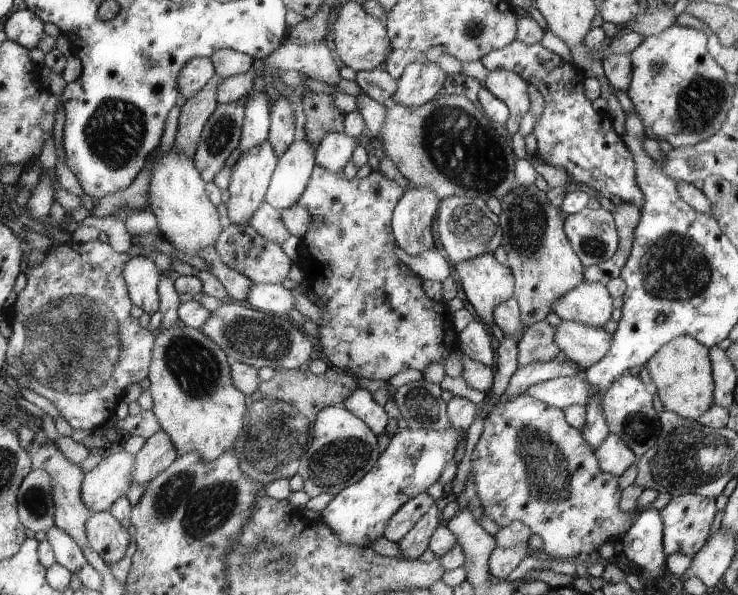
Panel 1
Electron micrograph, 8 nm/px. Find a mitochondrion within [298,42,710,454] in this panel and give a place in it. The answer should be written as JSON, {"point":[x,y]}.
{"point":[461,147]}

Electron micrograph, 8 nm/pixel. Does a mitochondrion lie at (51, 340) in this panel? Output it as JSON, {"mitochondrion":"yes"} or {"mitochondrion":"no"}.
{"mitochondrion":"yes"}

